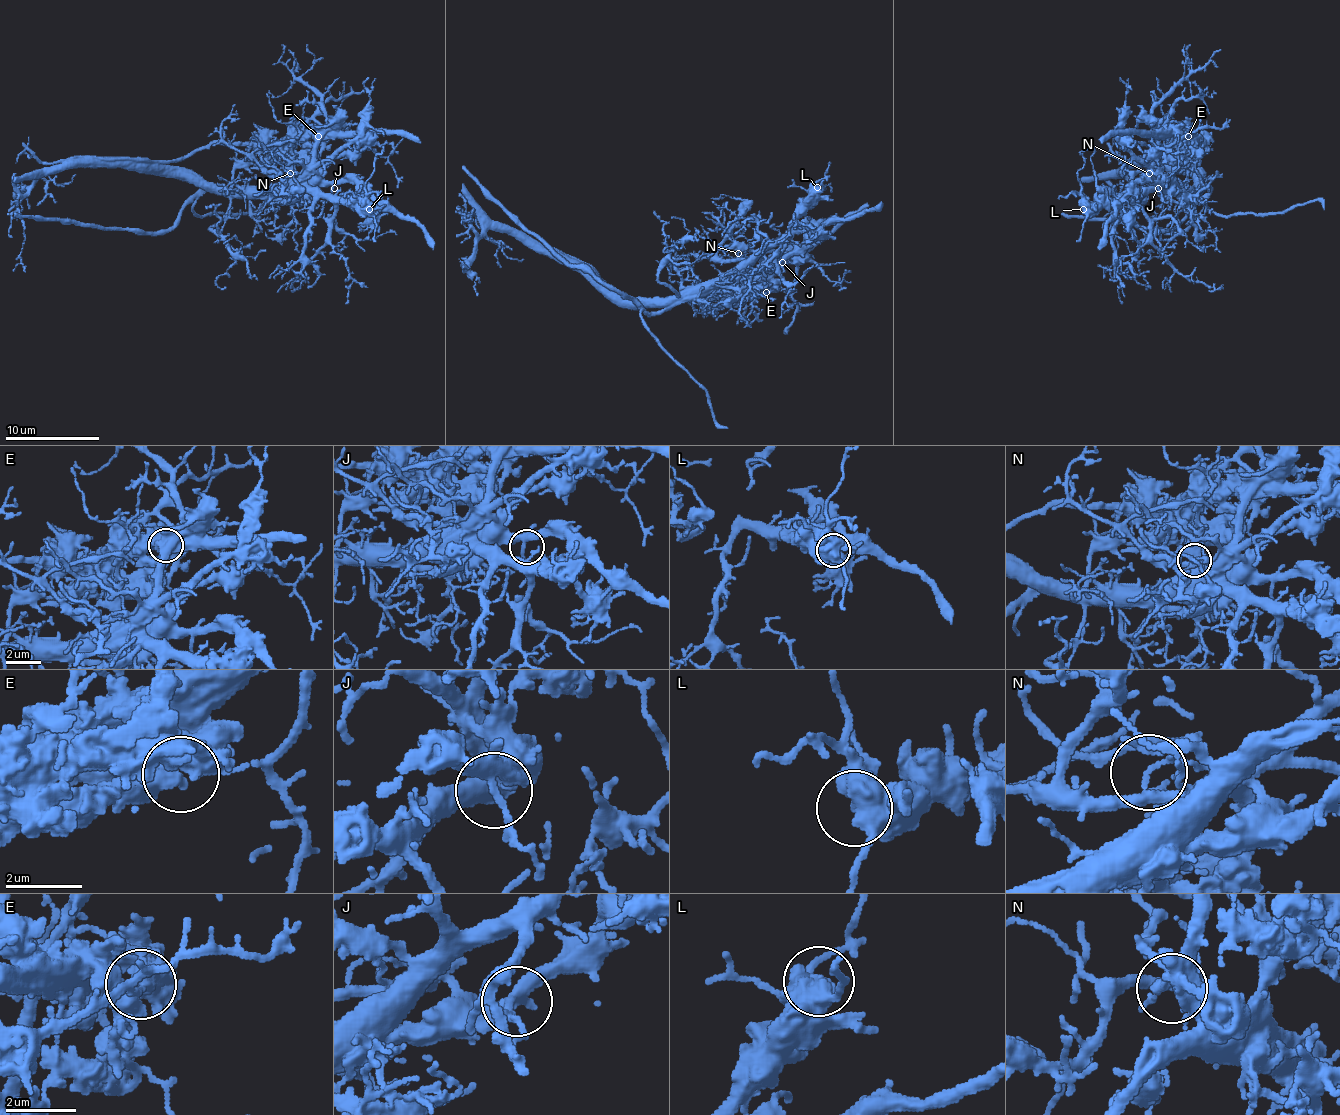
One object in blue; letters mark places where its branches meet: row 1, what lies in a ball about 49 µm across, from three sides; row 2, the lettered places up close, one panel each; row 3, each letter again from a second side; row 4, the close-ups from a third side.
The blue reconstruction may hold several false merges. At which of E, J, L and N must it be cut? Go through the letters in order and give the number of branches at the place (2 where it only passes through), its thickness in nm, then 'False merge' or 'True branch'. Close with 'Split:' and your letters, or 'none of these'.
E: Branches: 2. Thickness 420 nm. False merge
J: Branches: 4. Thickness 320 nm. True branch
L: Branches: 4. Thickness 600 nm. True branch
N: Branches: 4. Thickness 200 nm. False merge
Split: E, N

